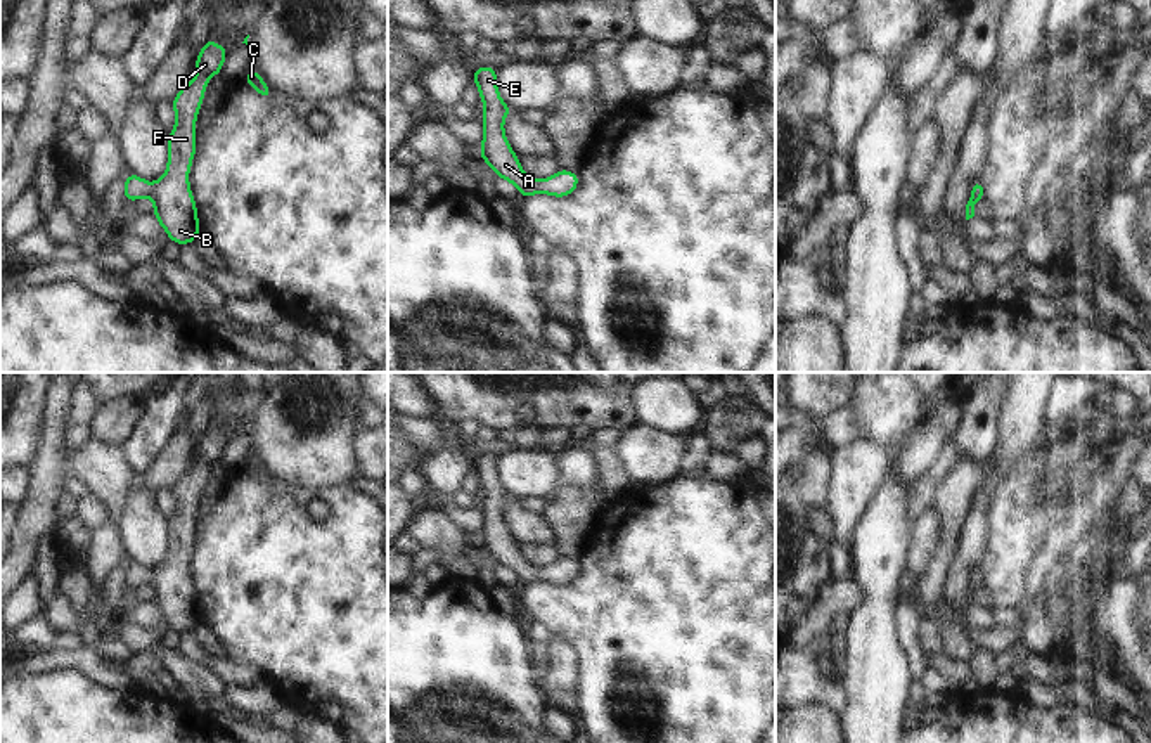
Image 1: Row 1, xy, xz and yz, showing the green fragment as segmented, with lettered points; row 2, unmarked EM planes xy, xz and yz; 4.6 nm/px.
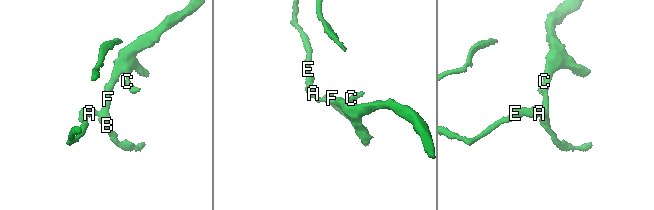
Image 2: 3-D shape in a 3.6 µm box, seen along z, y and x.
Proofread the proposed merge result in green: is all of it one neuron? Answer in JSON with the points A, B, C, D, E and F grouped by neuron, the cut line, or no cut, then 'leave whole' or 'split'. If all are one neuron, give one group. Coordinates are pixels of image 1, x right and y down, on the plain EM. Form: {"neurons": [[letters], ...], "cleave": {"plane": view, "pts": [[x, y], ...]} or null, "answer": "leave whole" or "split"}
{"neurons": [["A", "B", "C", "D", "E", "F"]], "cleave": null, "answer": "leave whole"}

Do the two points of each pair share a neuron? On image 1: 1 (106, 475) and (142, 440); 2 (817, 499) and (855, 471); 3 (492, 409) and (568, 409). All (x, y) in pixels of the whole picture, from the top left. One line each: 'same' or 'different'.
1: different
2: different
3: same

